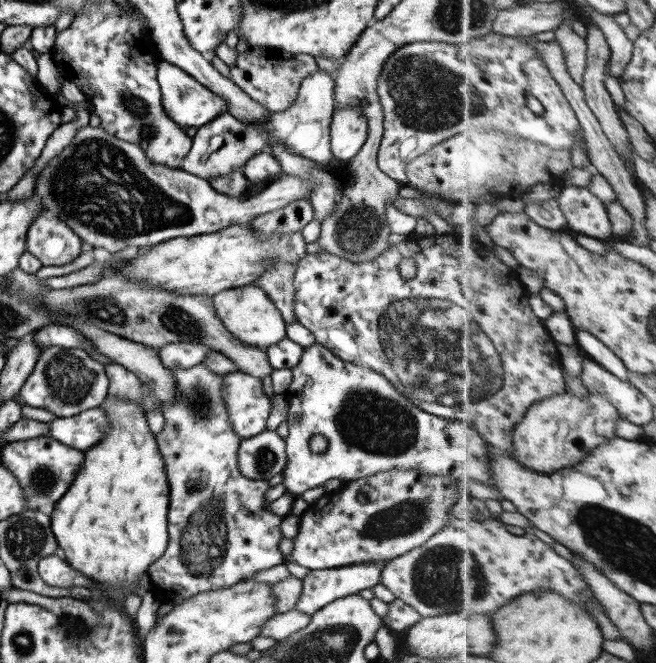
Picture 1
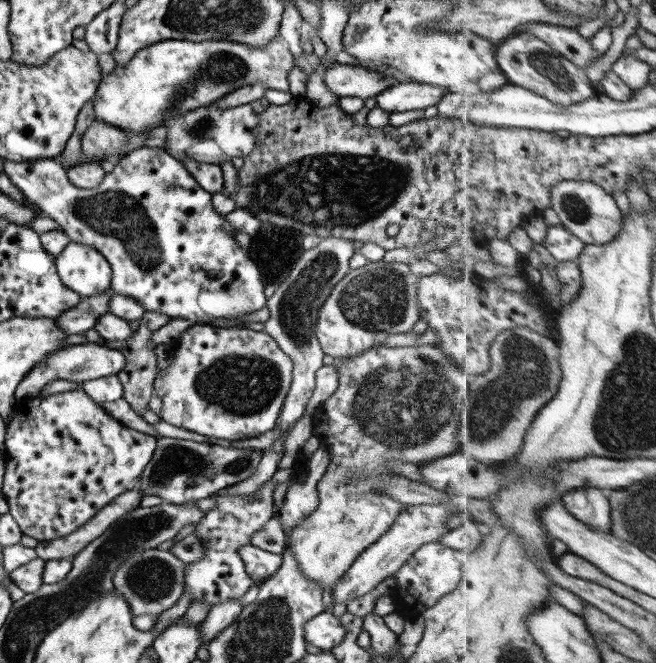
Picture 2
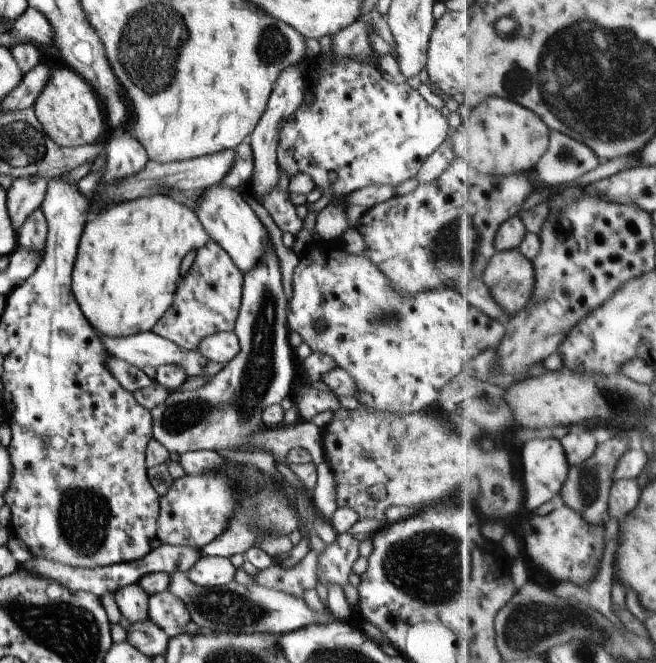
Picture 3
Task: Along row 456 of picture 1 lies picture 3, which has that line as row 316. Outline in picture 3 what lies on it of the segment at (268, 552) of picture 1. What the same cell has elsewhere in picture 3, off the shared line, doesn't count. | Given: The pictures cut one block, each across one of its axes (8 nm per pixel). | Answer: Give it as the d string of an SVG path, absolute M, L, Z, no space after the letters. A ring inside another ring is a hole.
M207 241L196 249L188 271L178 280L172 303L152 331L181 348L197 349L206 336L233 330L242 295L242 276L231 257L215 241Z

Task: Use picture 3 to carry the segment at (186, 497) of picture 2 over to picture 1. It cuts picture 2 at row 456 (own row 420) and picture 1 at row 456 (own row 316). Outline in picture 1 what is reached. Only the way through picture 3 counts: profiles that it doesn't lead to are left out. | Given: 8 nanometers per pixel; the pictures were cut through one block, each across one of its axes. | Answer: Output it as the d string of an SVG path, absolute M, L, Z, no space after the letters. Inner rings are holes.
M267 429L251 438L240 439L236 463L245 478L268 481L275 474L282 474L286 465L284 440L276 431Z

